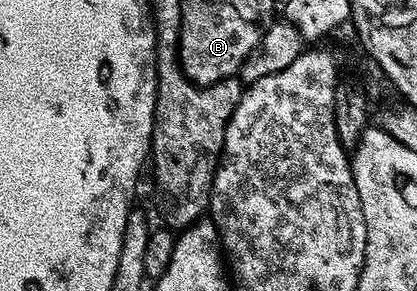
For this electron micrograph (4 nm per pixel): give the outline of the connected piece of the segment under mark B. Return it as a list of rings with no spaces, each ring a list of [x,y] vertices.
[[[188,23],[180,30],[178,62],[180,70],[198,87],[213,87],[216,83],[239,76],[246,60],[254,54],[262,42],[262,31],[248,23]]]

